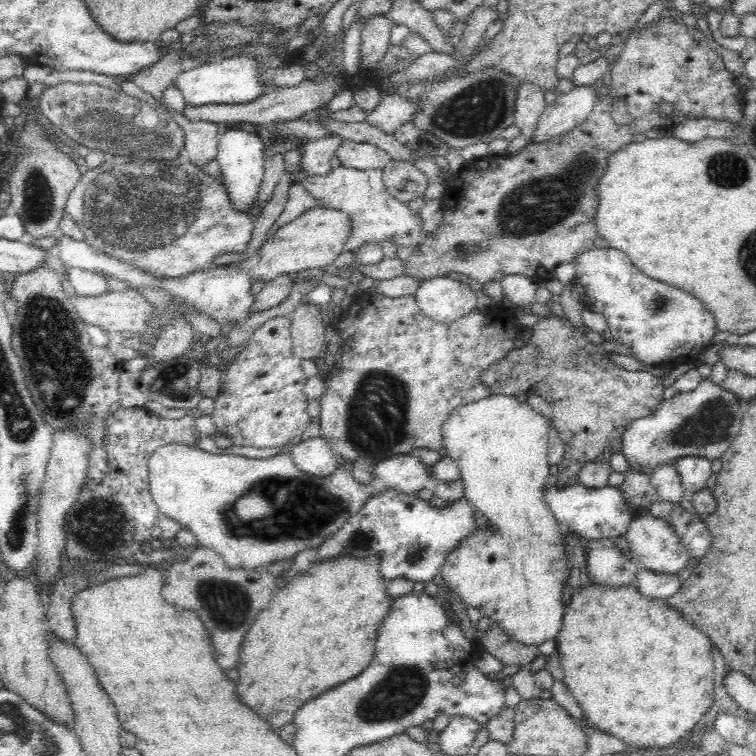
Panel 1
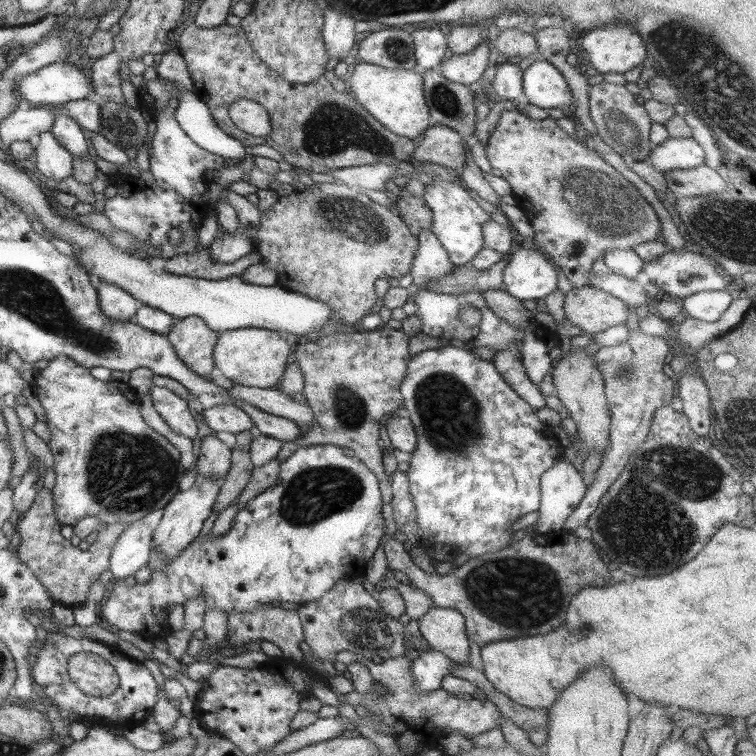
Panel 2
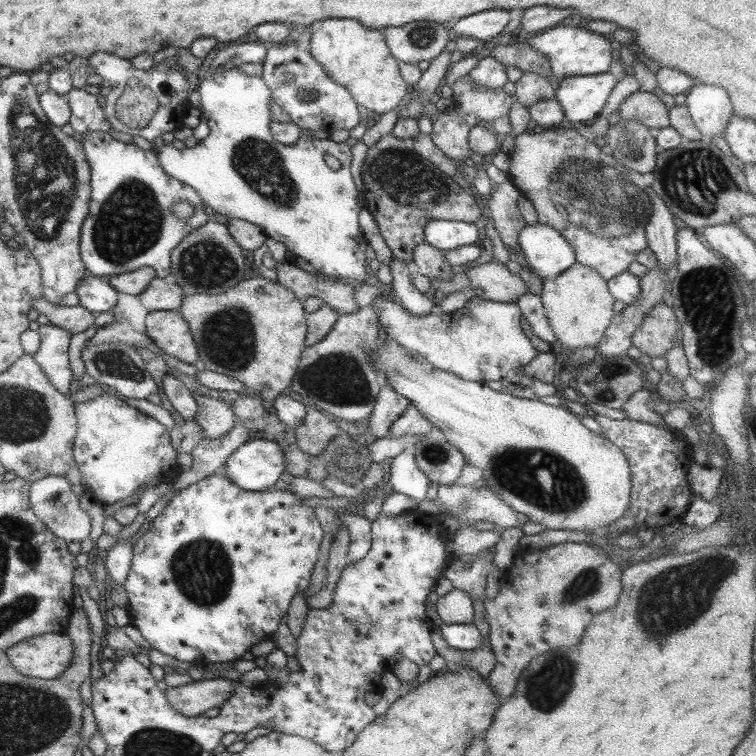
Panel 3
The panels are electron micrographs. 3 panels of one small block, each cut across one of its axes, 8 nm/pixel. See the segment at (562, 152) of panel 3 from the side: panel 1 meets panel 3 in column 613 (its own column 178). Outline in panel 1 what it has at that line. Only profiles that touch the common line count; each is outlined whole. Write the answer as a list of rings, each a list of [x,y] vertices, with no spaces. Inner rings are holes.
[[[185,146],[179,151],[179,156],[173,159],[150,159],[144,161],[128,157],[126,153],[116,156],[110,152],[105,153],[104,156],[106,161],[94,169],[88,169],[88,172],[81,176],[80,182],[76,184],[70,197],[65,202],[65,214],[78,223],[78,226],[85,234],[85,241],[94,248],[103,249],[108,256],[117,258],[120,262],[127,262],[160,280],[162,278],[182,278],[182,276],[190,274],[190,272],[206,270],[213,266],[212,260],[218,254],[230,254],[230,252],[242,253],[247,249],[251,239],[252,229],[254,228],[254,219],[250,217],[250,213],[248,212],[244,214],[243,212],[236,212],[233,209],[228,195],[226,195],[226,189],[221,184],[222,180],[213,178],[208,173],[203,172],[202,169],[196,167],[196,165],[192,165]]]

